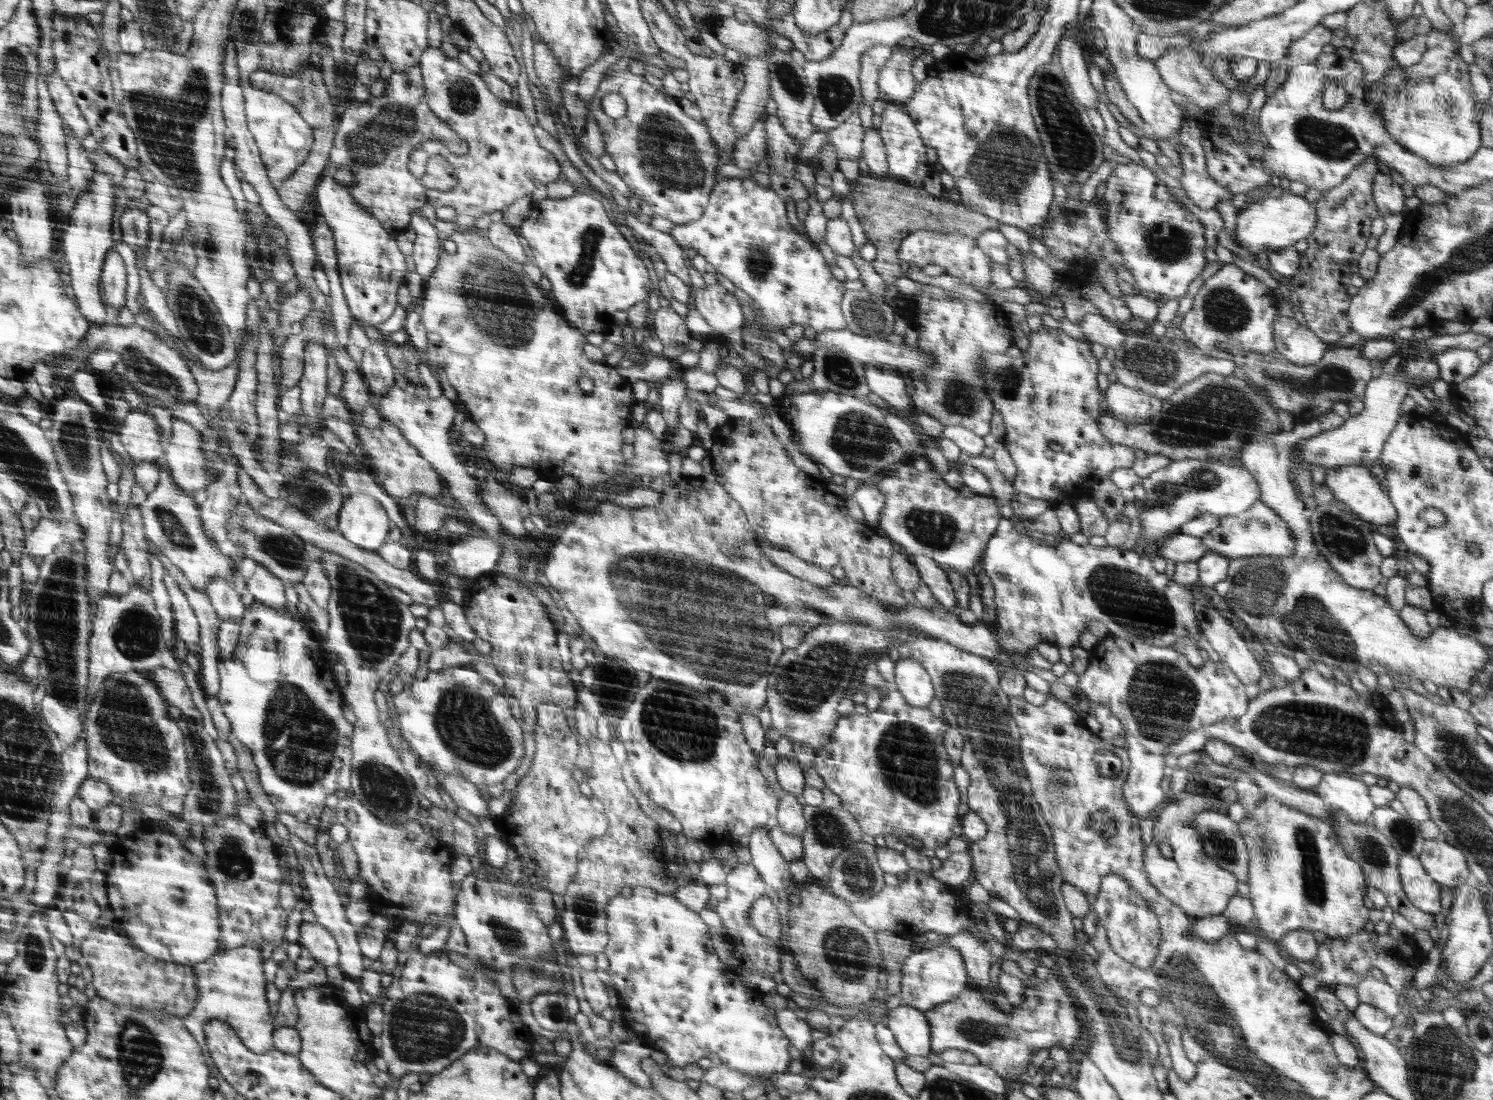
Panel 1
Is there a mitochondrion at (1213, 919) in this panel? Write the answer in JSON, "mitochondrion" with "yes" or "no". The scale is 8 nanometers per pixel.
{"mitochondrion":"no"}

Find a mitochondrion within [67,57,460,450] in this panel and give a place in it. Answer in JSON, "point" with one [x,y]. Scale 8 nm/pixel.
{"point":[167,122]}

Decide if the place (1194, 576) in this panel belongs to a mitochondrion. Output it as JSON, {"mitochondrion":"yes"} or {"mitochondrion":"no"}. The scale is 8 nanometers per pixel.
{"mitochondrion":"no"}

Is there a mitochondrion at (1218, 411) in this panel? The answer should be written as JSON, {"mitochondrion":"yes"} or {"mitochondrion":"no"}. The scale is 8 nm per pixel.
{"mitochondrion":"yes"}

